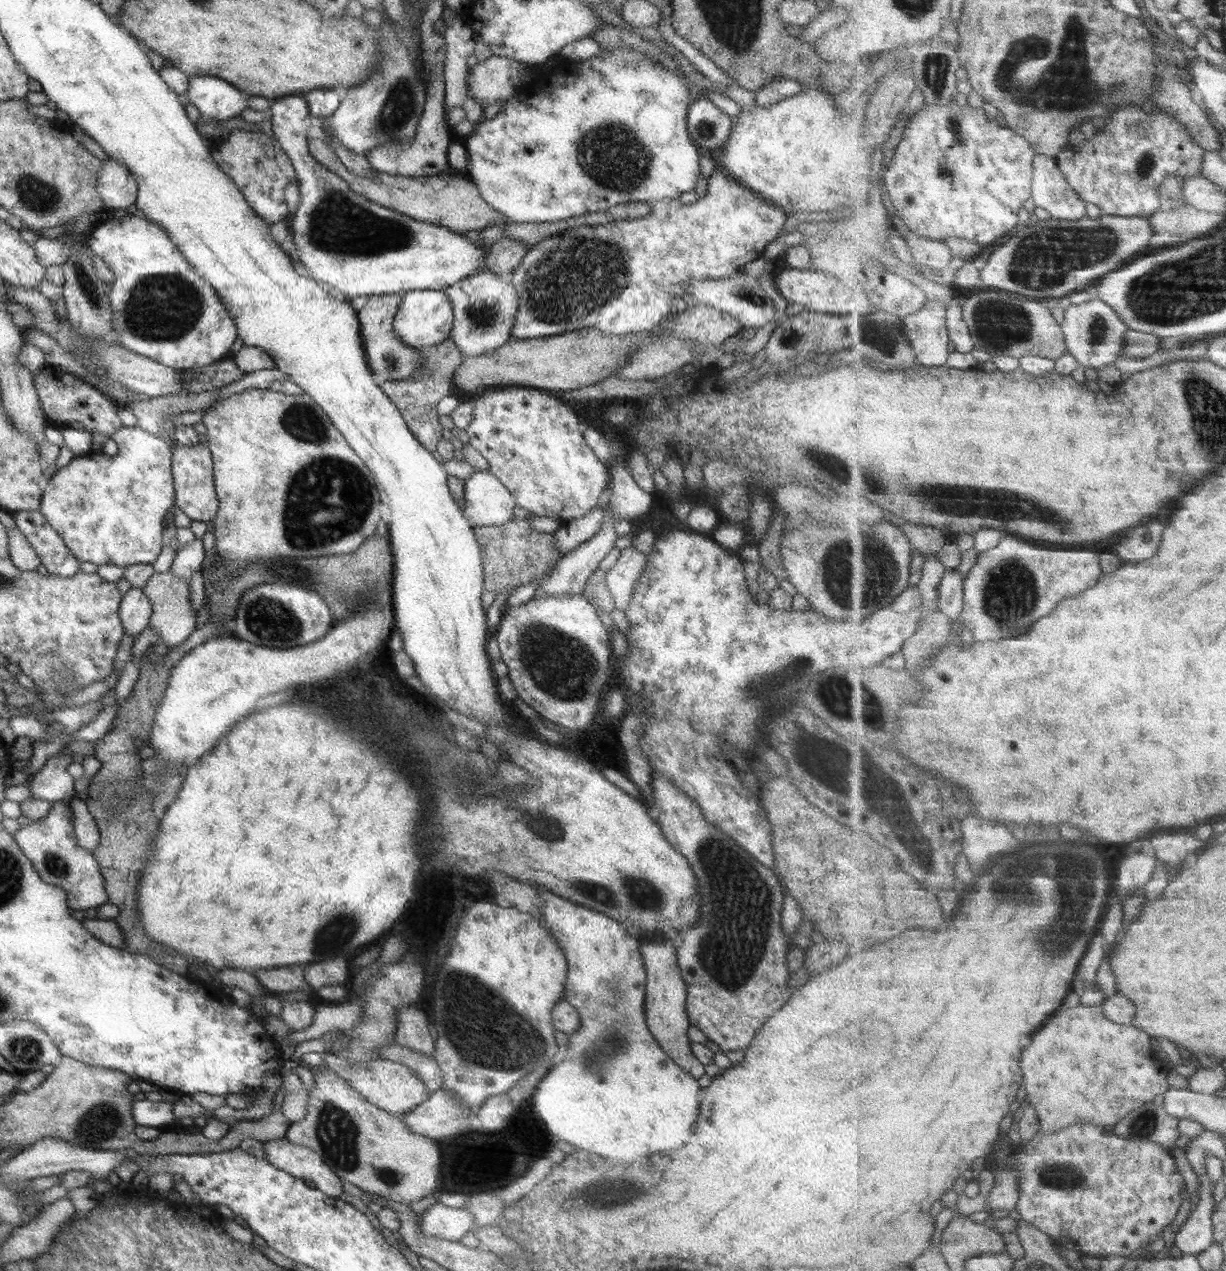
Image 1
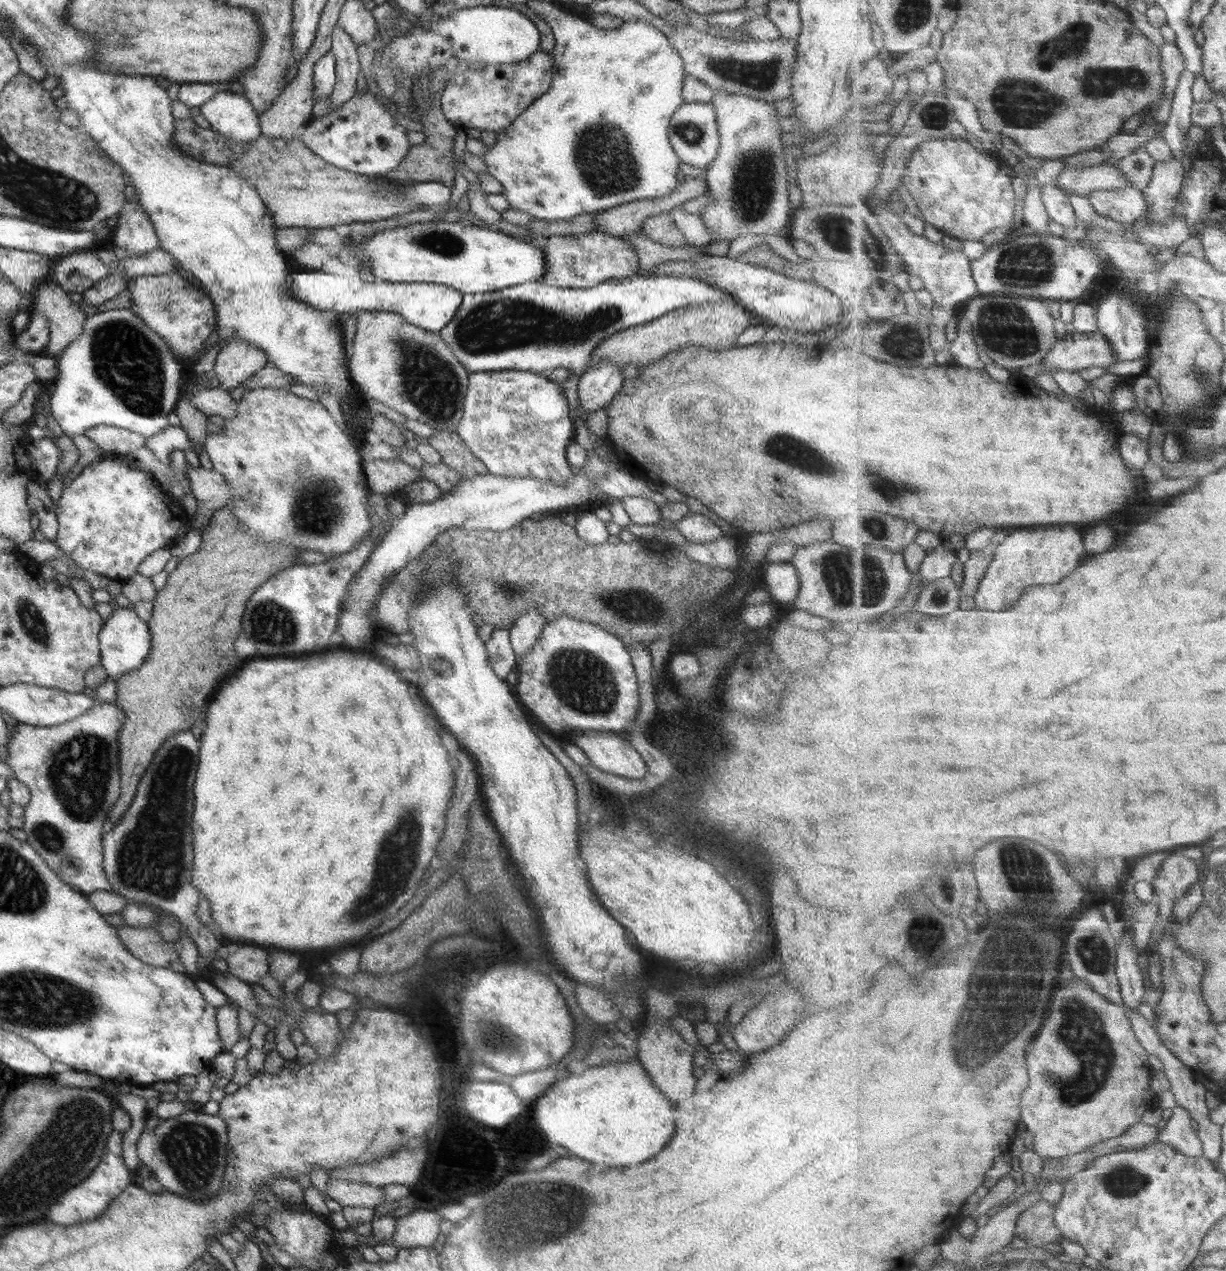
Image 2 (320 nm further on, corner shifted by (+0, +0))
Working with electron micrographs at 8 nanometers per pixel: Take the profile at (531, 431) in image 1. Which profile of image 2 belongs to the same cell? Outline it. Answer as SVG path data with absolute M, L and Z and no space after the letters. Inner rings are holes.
M491 371L491 372L476 372L470 373L468 376L468 383L466 388L466 396L463 400L462 418L457 424L455 433L465 443L472 456L475 456L484 466L487 472L493 476L504 477L531 477L540 481L545 481L556 485L566 485L568 480L572 477L573 470L567 461L565 461L565 446L573 441L574 424L569 412L569 404L567 403L567 388L563 385L557 385L551 382L545 375L525 372L525 371Z

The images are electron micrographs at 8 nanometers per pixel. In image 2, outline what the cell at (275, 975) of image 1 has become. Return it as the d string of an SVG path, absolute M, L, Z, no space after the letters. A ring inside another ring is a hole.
M237 944L234 952L229 953L224 960L227 964L228 971L246 983L257 983L262 976L268 974L267 950L257 946Z

